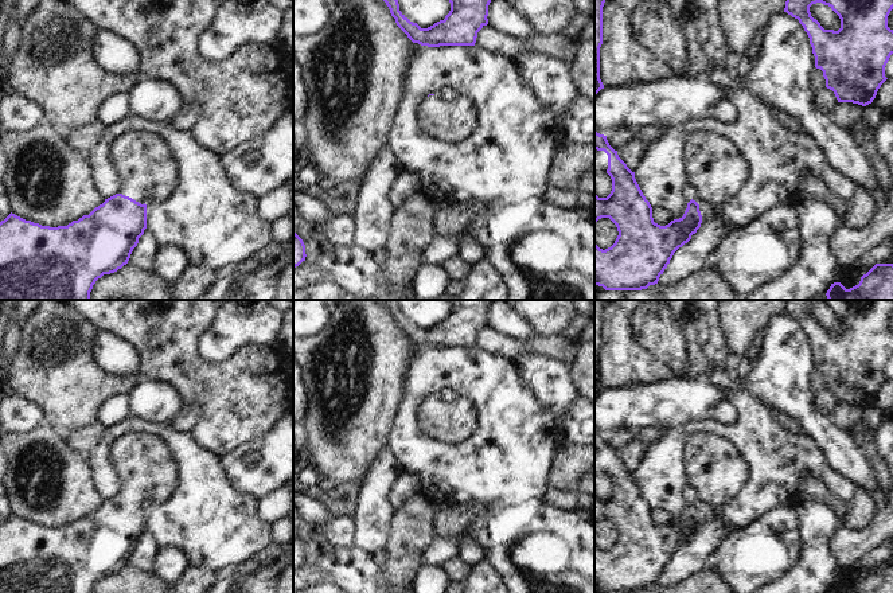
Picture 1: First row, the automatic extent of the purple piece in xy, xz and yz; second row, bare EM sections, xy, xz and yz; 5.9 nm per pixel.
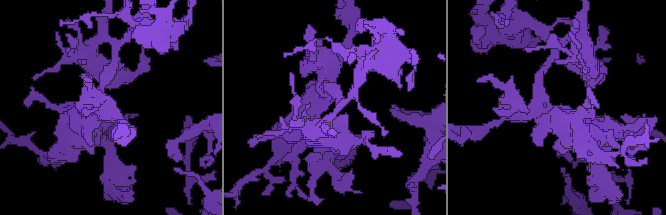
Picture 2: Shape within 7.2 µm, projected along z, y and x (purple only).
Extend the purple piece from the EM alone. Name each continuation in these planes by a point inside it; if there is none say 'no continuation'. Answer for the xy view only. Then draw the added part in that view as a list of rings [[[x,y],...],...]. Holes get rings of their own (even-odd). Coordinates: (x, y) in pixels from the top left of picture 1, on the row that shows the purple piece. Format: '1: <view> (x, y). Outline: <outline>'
1: xy (141, 160). Outline: [[[126,132],[110,145],[121,180],[118,194],[141,204],[163,202],[176,182],[176,168],[165,144],[148,132]]]

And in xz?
1: xz (443, 117). Outline: [[[442,93],[421,100],[416,121],[430,140],[455,144],[475,132],[477,112],[468,97]]]

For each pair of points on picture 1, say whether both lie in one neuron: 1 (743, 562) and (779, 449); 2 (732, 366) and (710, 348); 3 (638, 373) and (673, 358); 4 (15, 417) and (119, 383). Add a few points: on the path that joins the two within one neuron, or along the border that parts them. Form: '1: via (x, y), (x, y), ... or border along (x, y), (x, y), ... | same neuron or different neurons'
1: border along (784, 506), (776, 506), (751, 523), (730, 533) | different neurons
2: border along (730, 354), (725, 369) | different neurons
3: border along (636, 342), (663, 362), (675, 375) | different neurons
4: border along (14, 393), (32, 402), (41, 410), (45, 422) | different neurons

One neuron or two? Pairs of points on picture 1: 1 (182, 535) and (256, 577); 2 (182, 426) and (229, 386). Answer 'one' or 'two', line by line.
1: two
2: two

